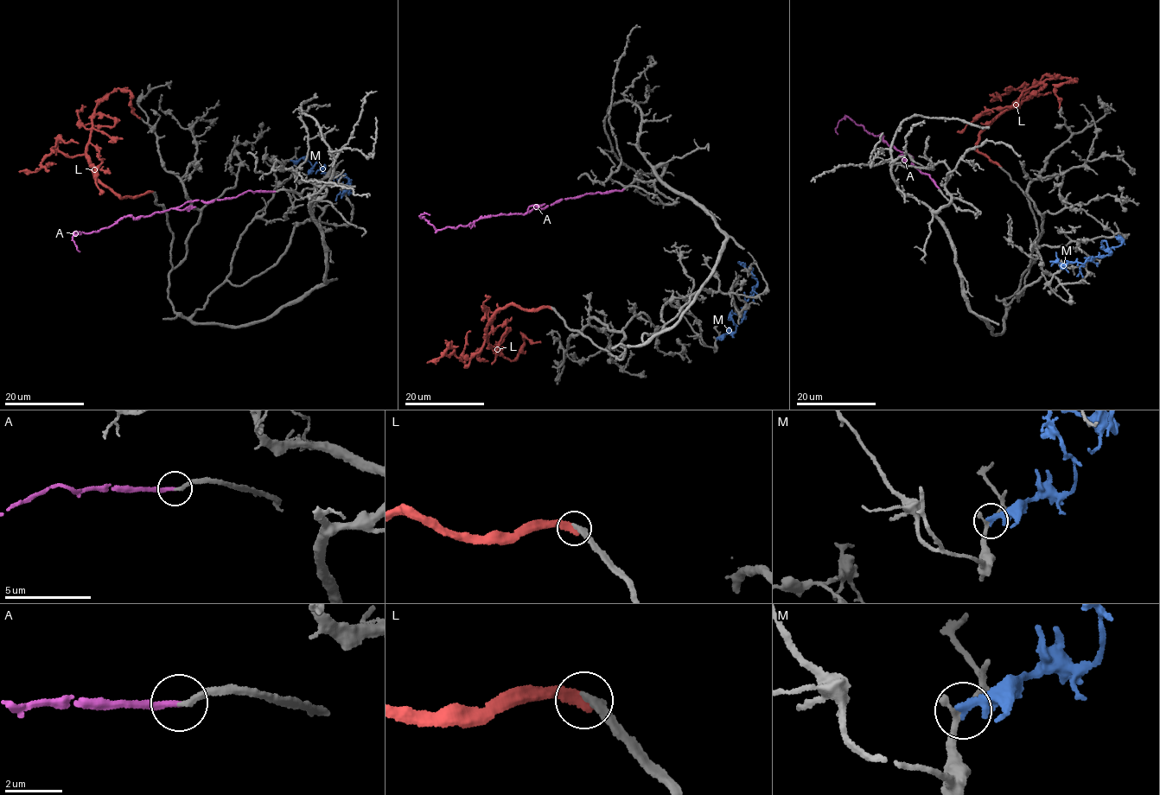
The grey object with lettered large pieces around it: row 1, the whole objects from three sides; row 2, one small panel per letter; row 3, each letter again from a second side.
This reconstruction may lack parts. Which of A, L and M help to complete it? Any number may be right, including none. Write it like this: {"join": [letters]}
{"join": ["A"]}

